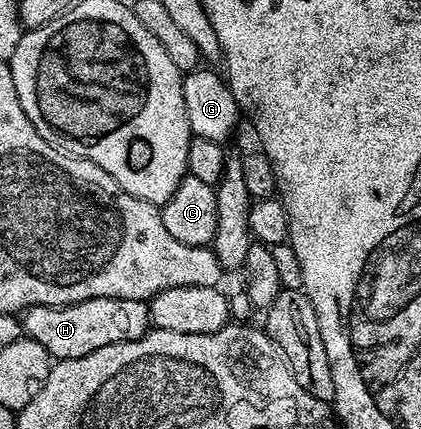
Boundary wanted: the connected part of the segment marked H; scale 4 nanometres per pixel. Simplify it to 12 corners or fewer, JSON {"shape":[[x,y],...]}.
{"shape":[[149,305],[32,306],[25,337],[54,360],[145,338]]}

